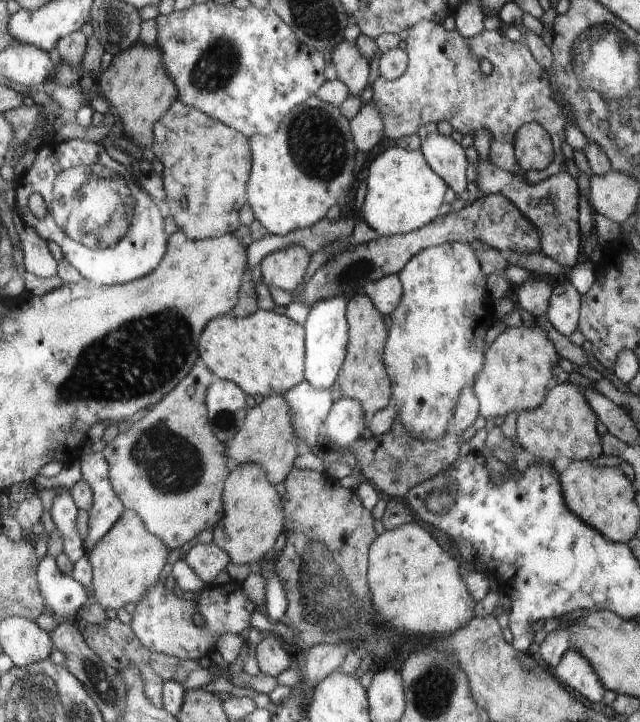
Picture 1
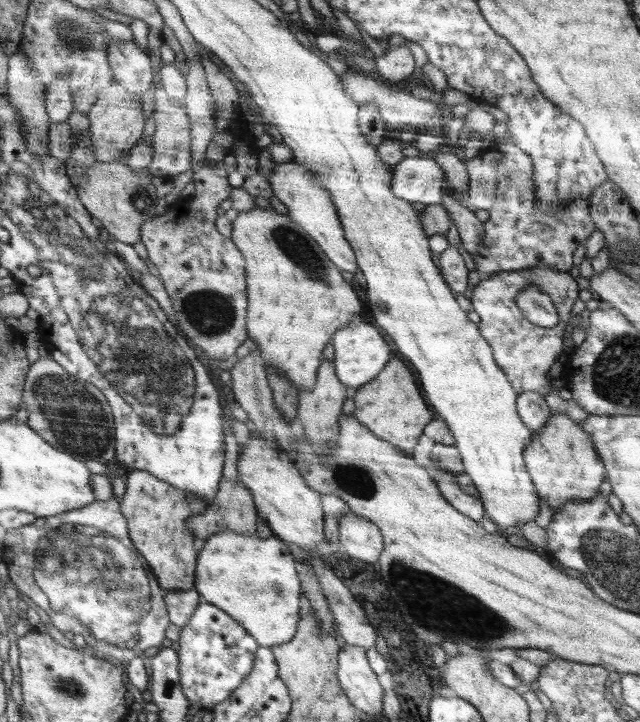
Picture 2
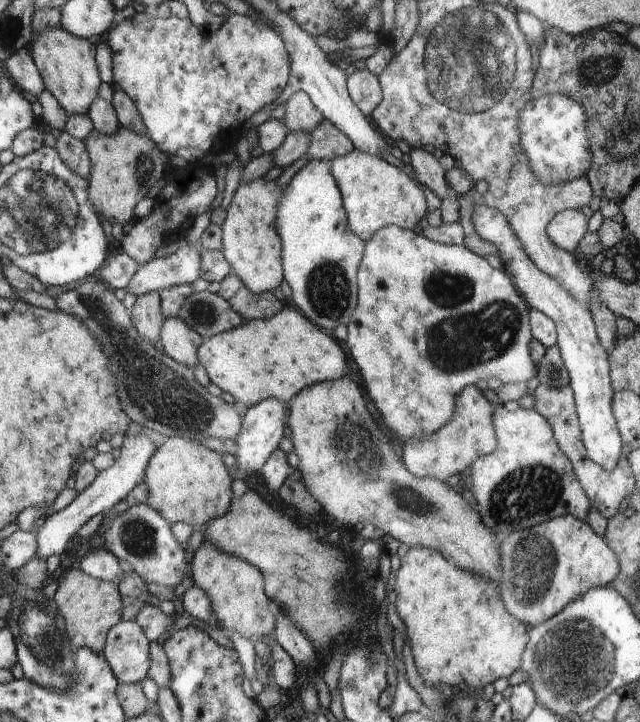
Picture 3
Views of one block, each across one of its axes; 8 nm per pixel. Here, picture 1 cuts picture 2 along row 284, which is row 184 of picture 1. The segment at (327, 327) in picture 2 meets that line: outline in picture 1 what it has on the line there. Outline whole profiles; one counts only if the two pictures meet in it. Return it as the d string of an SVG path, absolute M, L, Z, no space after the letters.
M316 95L302 102L281 122L280 128L271 136L249 138L249 145L254 146L253 174L250 174L250 206L254 216L264 229L272 235L285 235L298 229L317 224L326 212L338 202L338 198L348 192L350 182L355 180L354 156L355 145L349 119L337 106L332 106Z

